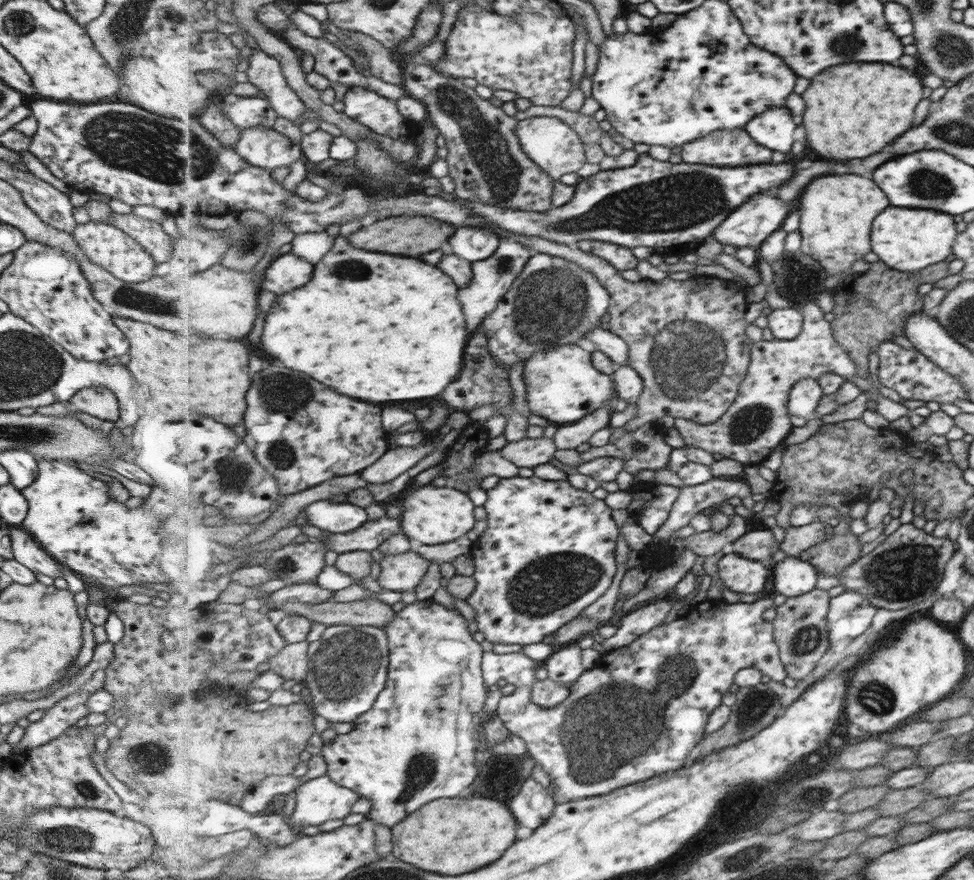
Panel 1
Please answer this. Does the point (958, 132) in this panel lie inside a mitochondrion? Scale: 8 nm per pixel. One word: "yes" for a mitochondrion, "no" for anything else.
yes

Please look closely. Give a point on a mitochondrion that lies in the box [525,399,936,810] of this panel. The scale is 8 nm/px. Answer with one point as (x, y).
(613, 725)

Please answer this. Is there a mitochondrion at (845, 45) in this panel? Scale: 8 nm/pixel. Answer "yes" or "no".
yes

